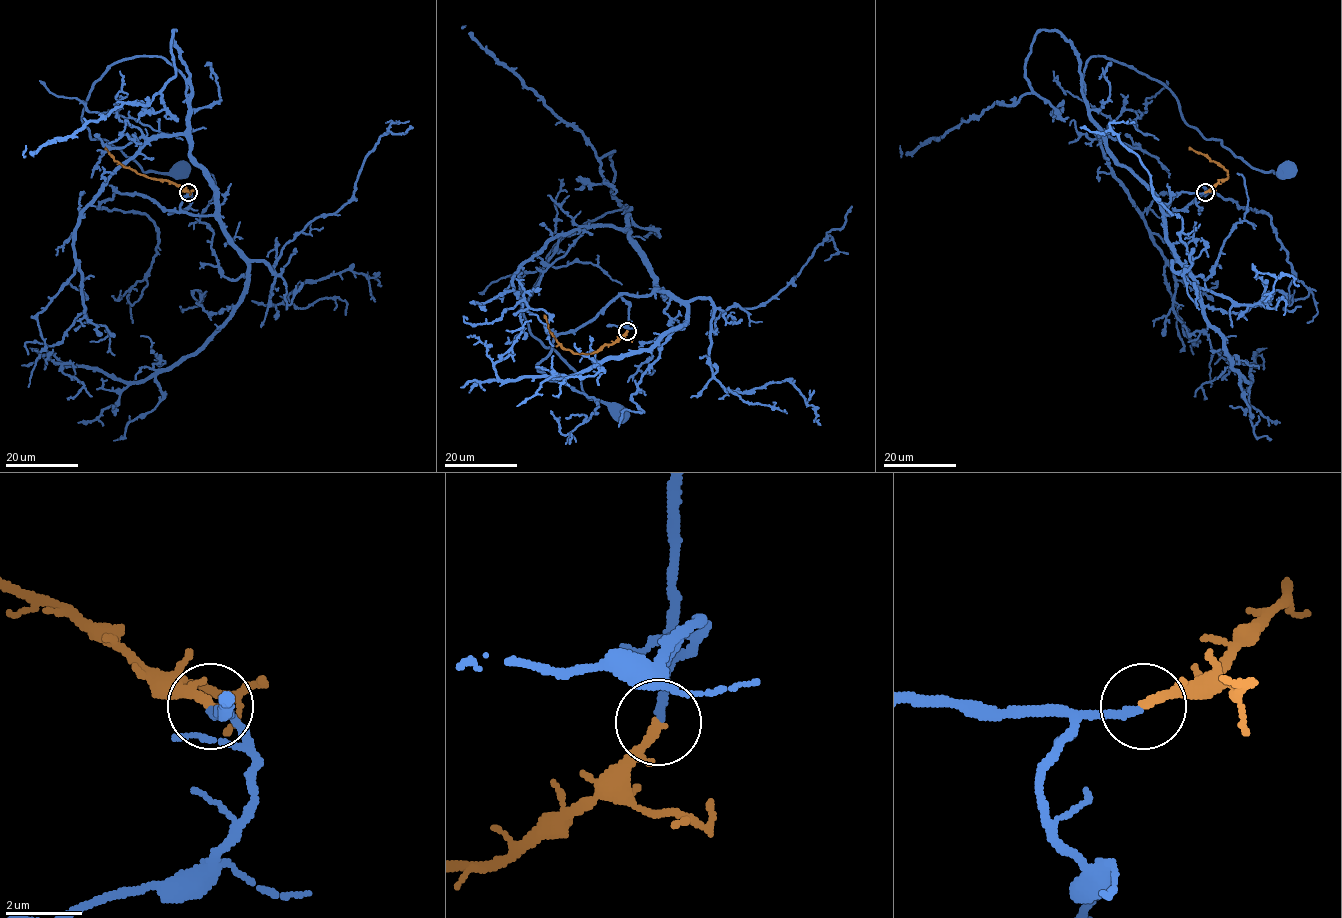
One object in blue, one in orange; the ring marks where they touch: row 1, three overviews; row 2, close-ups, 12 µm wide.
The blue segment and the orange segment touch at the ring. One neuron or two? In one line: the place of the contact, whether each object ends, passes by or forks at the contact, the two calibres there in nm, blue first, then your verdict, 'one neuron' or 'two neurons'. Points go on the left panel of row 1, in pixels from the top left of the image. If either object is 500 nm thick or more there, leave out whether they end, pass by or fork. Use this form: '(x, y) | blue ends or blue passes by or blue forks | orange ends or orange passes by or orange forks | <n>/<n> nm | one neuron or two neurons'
(188, 192) | blue ends | orange ends | 200/240 nm | one neuron

